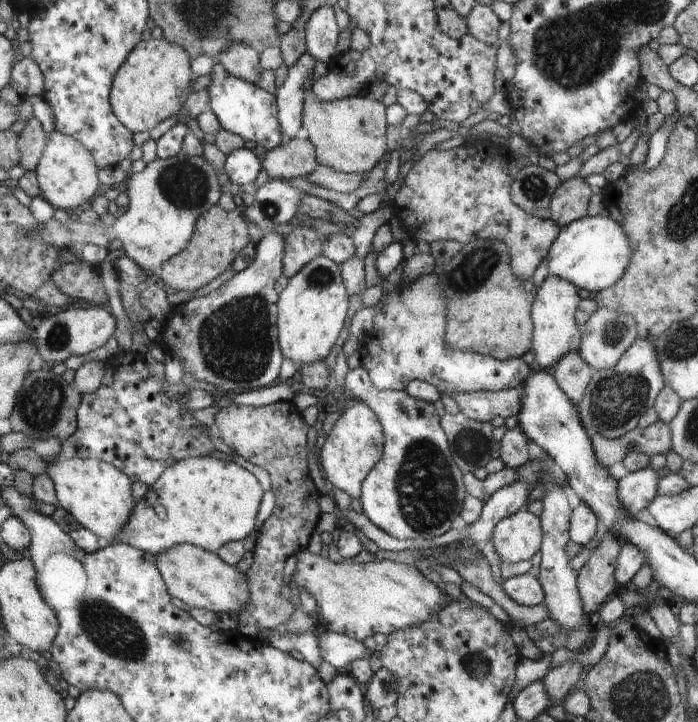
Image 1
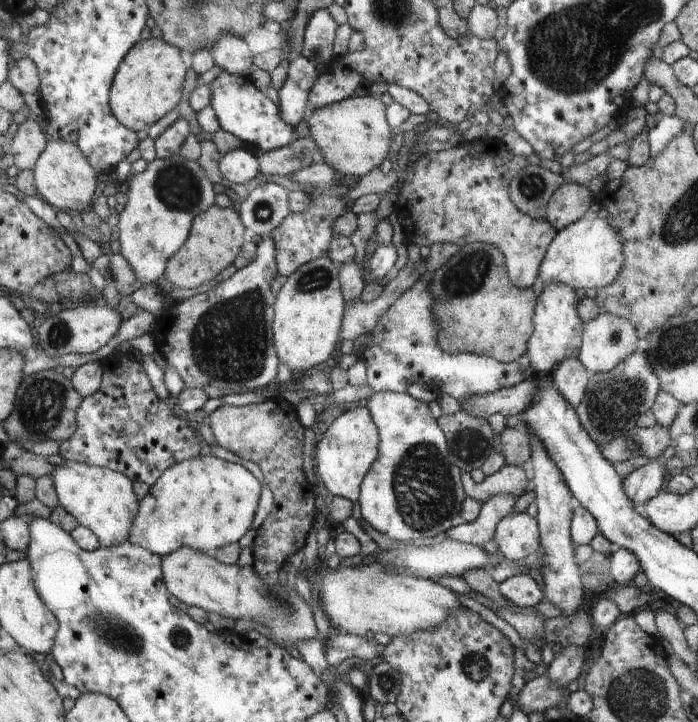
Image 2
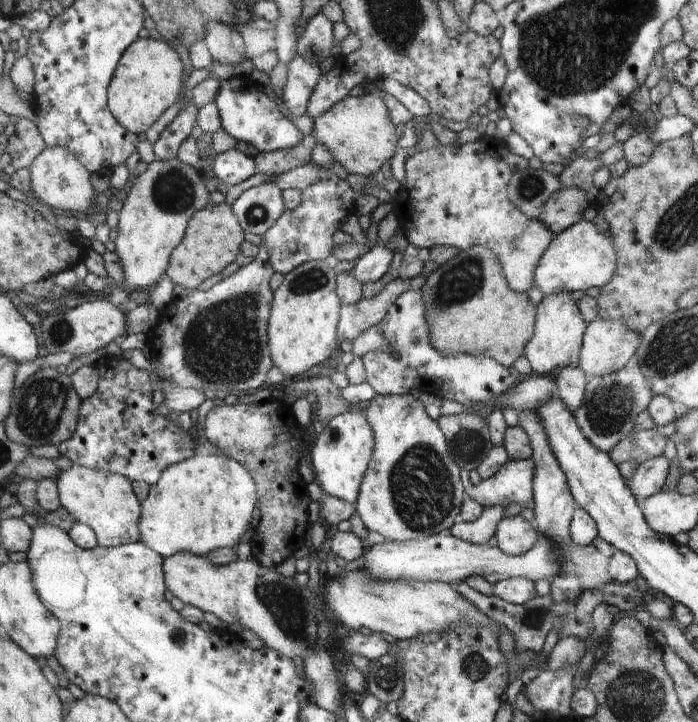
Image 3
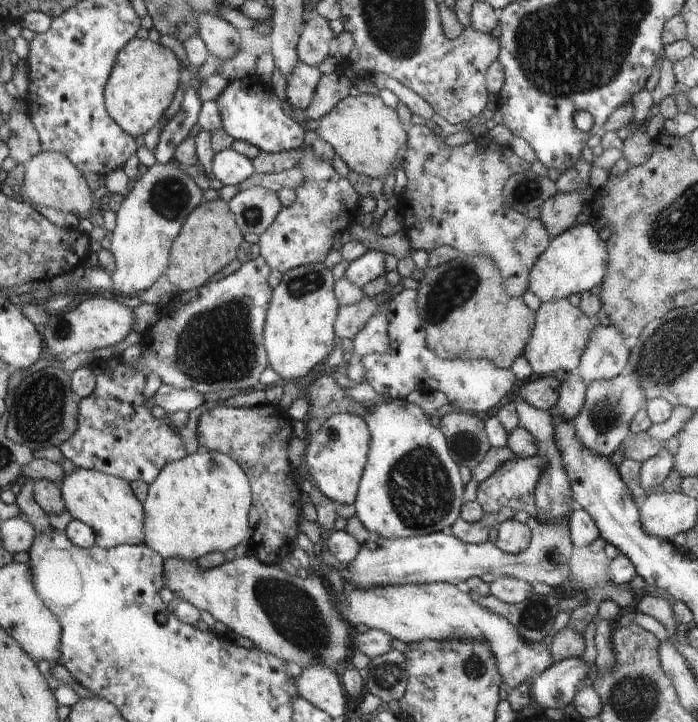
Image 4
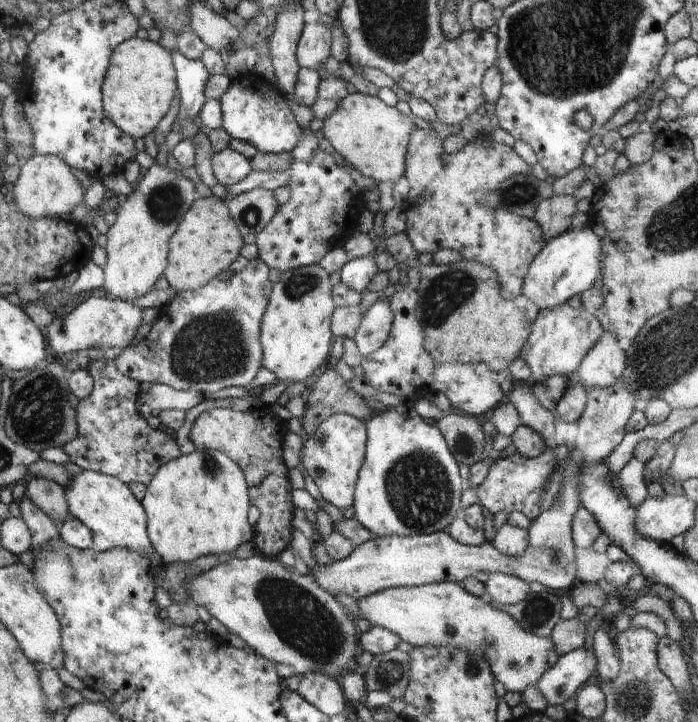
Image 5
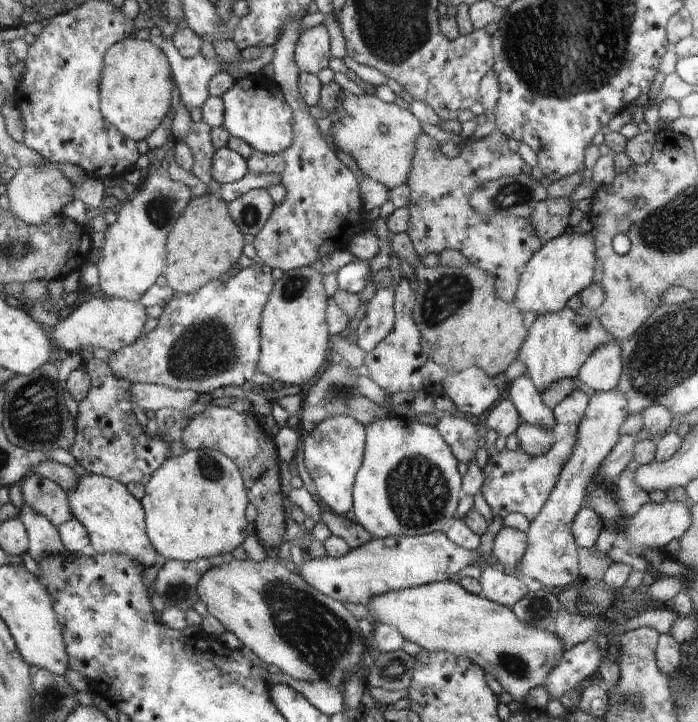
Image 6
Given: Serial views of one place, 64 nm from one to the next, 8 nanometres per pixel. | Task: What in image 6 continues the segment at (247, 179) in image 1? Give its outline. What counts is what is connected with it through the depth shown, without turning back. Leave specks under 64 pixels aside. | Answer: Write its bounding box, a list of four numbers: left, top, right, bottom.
[212,146,248,183]

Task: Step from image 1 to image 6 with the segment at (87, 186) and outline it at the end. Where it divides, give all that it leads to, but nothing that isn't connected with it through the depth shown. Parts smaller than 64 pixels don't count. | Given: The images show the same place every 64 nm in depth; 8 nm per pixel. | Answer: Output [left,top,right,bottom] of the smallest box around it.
[6,159,74,226]

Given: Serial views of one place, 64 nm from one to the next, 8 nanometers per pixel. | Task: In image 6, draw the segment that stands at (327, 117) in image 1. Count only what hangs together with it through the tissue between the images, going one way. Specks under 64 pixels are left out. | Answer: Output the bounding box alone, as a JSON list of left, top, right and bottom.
[329,95,422,189]

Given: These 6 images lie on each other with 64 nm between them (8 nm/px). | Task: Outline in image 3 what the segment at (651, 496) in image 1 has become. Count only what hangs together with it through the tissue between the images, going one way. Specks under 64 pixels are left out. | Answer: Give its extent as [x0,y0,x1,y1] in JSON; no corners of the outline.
[626,456,670,501]

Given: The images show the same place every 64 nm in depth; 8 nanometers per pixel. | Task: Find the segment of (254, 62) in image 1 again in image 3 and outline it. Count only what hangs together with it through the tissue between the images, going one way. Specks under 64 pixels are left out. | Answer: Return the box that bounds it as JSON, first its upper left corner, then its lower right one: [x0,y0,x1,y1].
[203,22,246,64]

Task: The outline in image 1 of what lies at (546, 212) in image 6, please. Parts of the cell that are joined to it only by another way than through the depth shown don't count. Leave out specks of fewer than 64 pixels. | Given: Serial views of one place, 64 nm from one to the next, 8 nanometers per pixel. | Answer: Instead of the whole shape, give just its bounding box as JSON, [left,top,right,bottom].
[550,175,590,229]

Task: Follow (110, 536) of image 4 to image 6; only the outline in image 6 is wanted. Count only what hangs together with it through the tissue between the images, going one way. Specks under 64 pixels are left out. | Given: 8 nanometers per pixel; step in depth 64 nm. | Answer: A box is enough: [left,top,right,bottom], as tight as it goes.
[67,473,156,568]

